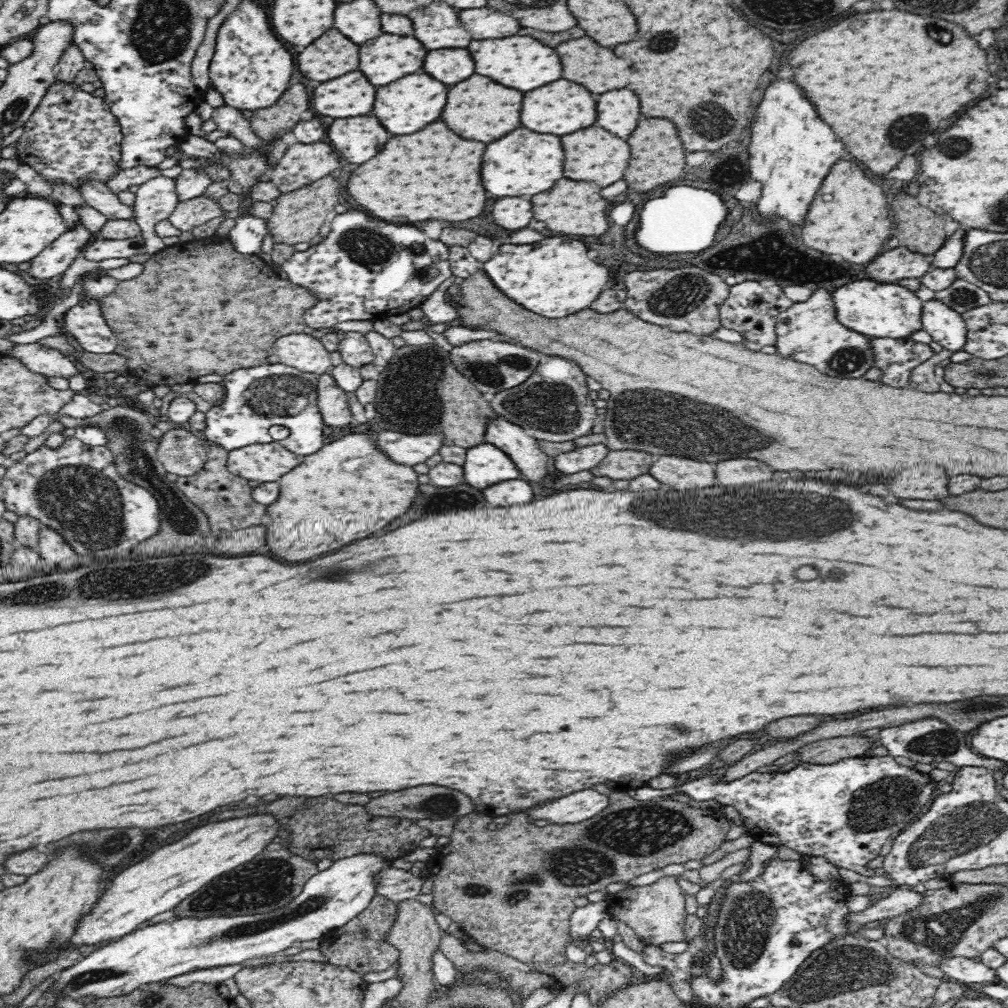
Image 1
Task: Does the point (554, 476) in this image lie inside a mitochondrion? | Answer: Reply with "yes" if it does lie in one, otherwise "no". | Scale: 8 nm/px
no

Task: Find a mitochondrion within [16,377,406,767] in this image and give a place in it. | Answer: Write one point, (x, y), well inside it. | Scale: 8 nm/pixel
(86, 503)

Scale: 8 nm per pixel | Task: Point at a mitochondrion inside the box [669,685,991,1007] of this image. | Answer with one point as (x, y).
(742, 938)

